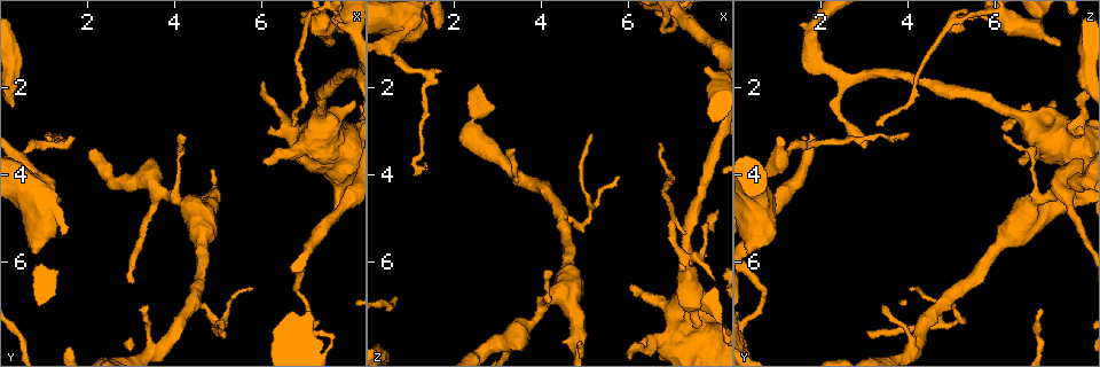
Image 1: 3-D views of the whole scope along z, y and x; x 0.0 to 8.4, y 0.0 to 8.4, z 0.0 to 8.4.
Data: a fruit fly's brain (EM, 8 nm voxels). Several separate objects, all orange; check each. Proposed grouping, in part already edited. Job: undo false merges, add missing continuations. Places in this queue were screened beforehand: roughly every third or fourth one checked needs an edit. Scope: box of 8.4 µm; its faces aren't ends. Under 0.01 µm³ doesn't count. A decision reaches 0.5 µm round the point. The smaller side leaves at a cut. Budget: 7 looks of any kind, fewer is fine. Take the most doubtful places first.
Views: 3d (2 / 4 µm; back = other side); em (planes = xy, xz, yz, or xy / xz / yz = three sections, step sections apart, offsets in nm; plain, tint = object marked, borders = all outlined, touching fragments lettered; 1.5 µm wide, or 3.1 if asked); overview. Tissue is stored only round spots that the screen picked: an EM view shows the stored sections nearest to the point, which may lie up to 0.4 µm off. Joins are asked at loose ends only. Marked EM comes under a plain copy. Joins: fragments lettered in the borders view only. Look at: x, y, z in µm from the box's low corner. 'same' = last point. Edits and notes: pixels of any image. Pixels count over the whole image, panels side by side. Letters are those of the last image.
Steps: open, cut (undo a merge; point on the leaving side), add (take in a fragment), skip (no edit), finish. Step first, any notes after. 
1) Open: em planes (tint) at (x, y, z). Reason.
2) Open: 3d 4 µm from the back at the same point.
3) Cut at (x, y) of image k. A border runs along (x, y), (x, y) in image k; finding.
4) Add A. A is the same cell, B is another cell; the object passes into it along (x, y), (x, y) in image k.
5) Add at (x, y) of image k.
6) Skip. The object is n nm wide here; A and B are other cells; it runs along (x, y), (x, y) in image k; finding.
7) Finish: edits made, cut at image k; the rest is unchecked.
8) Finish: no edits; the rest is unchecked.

Open: em planes (borders) at (6.05, 3.75, 6.55). Free end.

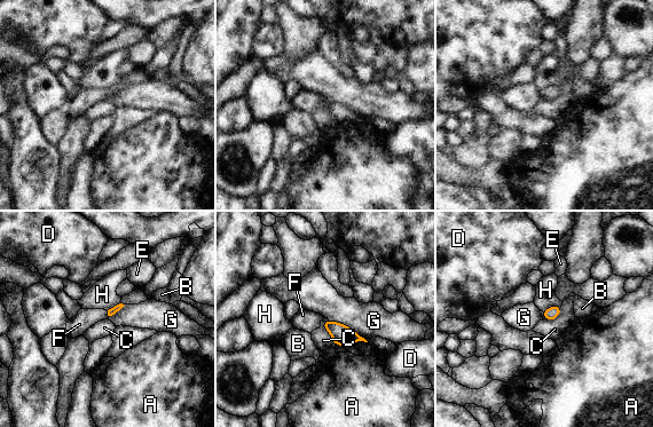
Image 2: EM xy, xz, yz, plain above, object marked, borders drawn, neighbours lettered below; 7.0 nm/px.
Add F. The longest contact is with G, 300 nm; F is the same cell, A, B, C, D, E, G and H are other cells; it goes on there.

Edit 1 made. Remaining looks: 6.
Open: overview.

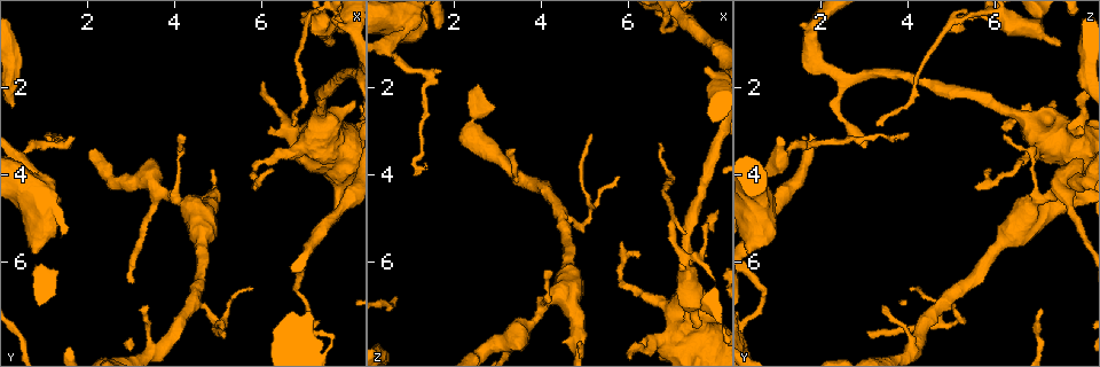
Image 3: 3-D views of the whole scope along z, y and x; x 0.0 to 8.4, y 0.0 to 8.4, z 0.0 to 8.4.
Open: 3d 4 µm from the back at (6.75, 2.80, 3.25). Tapers out.

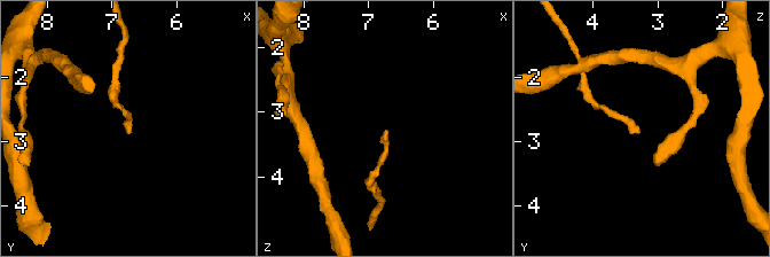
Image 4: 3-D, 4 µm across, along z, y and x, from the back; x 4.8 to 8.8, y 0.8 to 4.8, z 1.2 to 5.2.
Open: em planes (borders) at (6.70, 2.85, 3.30). Need the tissue.

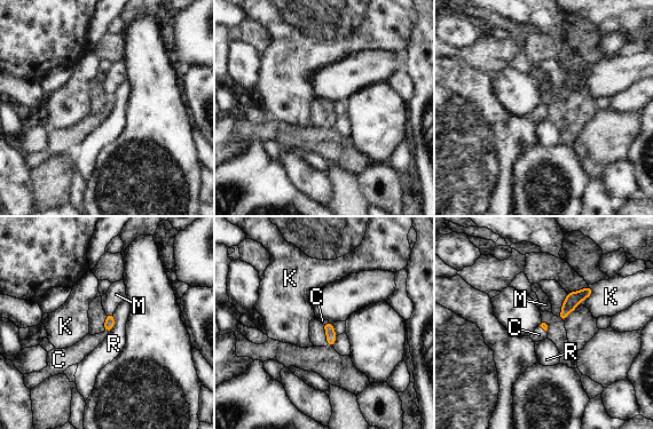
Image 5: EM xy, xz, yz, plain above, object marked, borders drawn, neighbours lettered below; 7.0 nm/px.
Add C. C is the same cell, K, M and R are other cells; the object passes into it along (109, 325), (107, 331), (78, 351) in image 5; it goes on there.

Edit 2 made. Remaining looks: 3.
Finish: edits made, add at image 2, add at image 5; the rest is unchecked.

